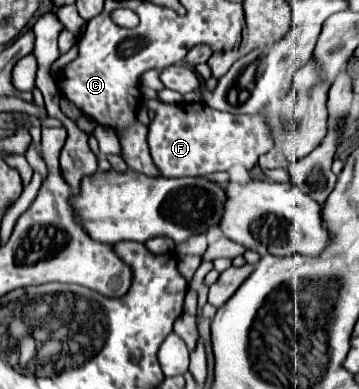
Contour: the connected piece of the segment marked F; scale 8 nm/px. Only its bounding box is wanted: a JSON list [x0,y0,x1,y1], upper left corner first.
[145,97,273,177]

